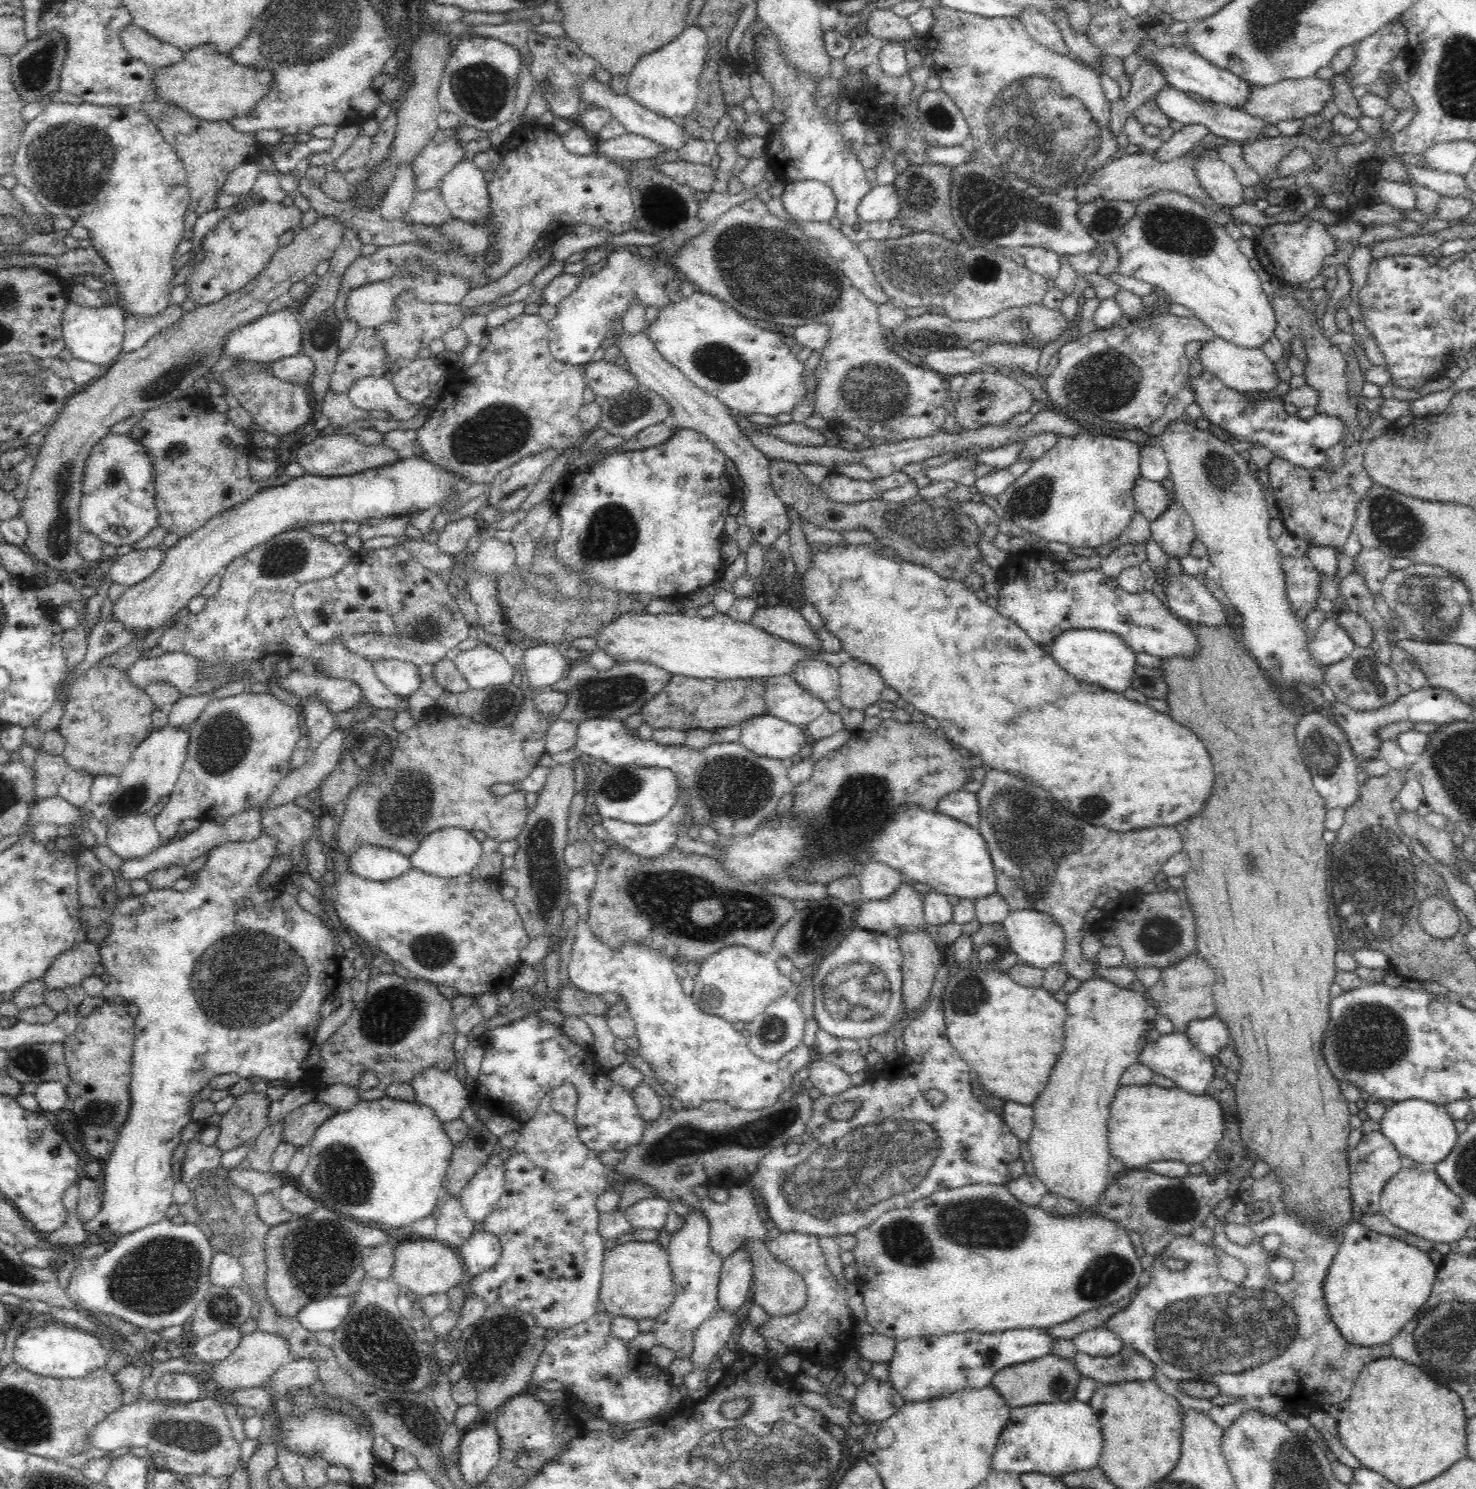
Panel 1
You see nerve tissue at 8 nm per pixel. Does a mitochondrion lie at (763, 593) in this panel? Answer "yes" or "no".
no

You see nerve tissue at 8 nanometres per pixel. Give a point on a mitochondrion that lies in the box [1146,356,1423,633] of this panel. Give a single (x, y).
(1219, 471)

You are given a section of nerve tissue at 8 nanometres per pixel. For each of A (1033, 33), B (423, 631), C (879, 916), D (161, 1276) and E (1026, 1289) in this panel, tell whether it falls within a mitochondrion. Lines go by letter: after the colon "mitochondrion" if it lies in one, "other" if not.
A: other
B: mitochondrion
C: other
D: mitochondrion
E: other

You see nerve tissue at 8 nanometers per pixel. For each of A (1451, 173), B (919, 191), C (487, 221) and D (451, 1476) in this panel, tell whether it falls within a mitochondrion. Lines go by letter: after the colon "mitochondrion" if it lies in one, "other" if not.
A: other
B: mitochondrion
C: other
D: other

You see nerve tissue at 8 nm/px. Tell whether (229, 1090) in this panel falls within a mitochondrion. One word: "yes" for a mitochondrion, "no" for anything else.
no

